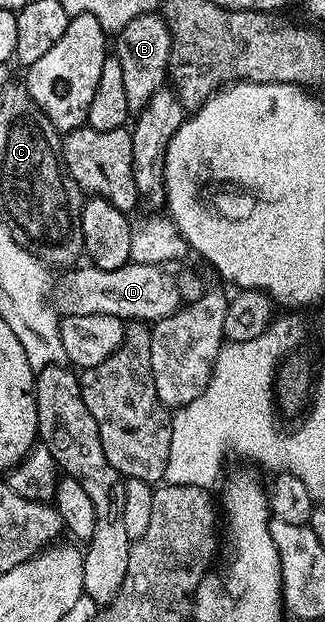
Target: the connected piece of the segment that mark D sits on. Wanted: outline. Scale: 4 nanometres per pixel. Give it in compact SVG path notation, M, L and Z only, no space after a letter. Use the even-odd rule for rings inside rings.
M125 263L120 269L100 269L93 265L75 266L67 270L62 280L52 287L52 302L59 314L91 315L104 313L123 321L137 321L147 325L159 323L164 317L175 315L184 304L199 299L204 284L186 271L177 279L169 266L161 263Z

